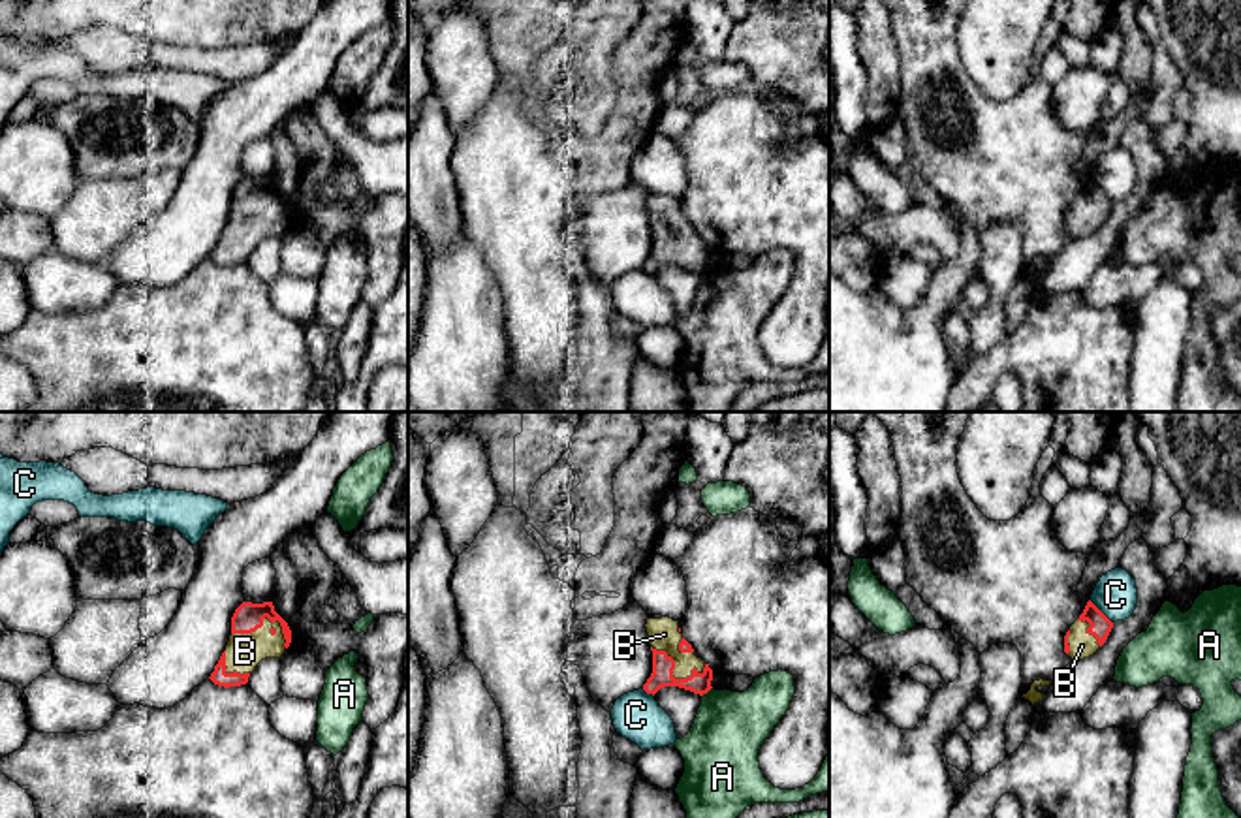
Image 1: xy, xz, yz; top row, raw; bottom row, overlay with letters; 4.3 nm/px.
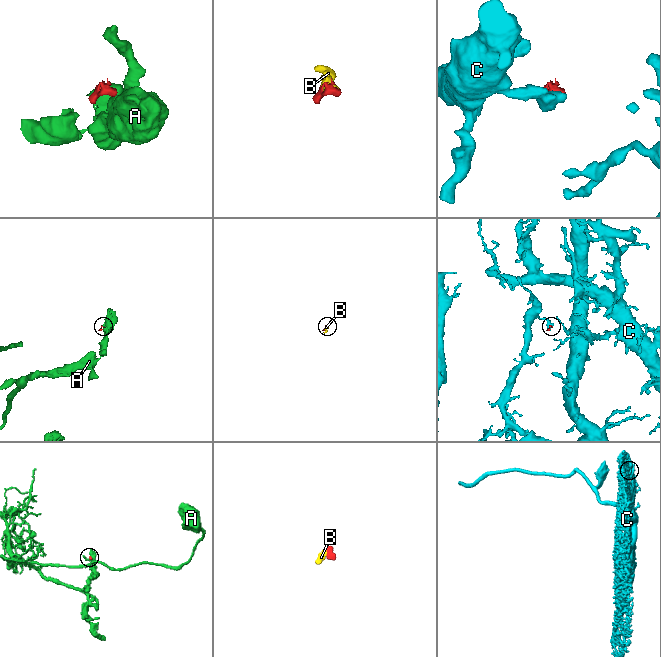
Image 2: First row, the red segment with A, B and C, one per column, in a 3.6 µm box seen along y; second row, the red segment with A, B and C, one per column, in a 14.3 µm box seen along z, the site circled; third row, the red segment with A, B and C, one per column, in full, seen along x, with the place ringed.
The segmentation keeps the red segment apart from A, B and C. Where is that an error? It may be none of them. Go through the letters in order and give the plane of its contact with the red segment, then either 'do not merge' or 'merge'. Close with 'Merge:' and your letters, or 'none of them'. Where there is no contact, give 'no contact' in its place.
A: xz | do not merge
B: xz | merge
C: yz | do not merge
Merge: B

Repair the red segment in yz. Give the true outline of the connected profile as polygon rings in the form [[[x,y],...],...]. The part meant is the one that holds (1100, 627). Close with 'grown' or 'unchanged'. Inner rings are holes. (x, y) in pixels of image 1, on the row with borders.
[[[1089,600],[1064,636],[1064,653],[1072,660],[1092,656],[1107,639],[1113,622]]] | grown

